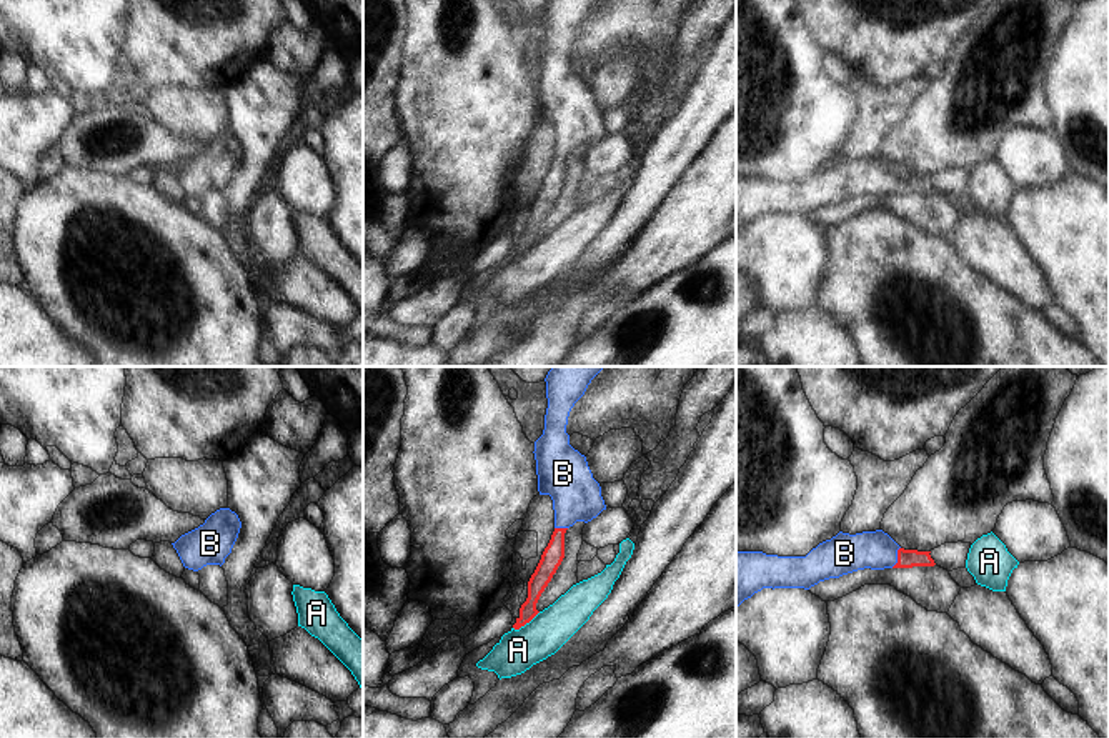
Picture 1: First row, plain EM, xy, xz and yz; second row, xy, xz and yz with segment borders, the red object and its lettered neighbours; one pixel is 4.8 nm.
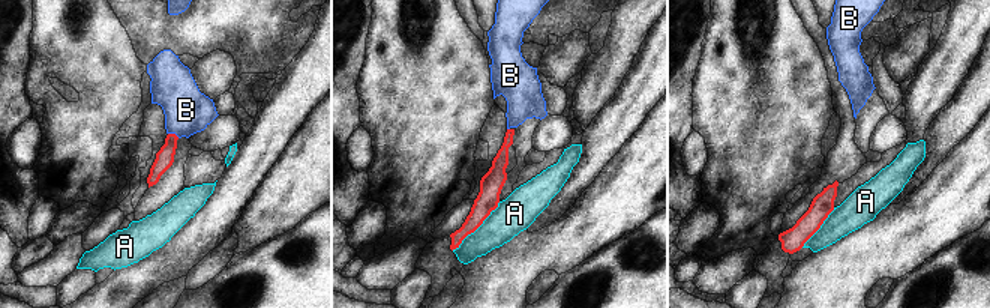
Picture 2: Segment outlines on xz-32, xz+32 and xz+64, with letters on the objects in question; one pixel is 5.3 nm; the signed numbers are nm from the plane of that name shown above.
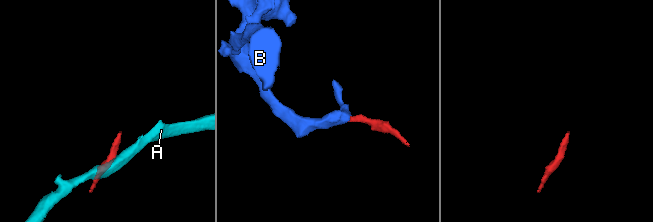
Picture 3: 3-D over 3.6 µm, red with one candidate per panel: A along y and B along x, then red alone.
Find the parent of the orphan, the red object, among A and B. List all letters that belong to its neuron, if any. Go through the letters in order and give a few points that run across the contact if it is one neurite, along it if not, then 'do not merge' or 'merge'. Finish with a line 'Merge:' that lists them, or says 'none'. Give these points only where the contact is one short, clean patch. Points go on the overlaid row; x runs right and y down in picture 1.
A: xz (540, 612), (518, 628), (513, 628) | do not merge
B: yz (906, 558), (898, 557), (876, 550) | merge
Merge: B

